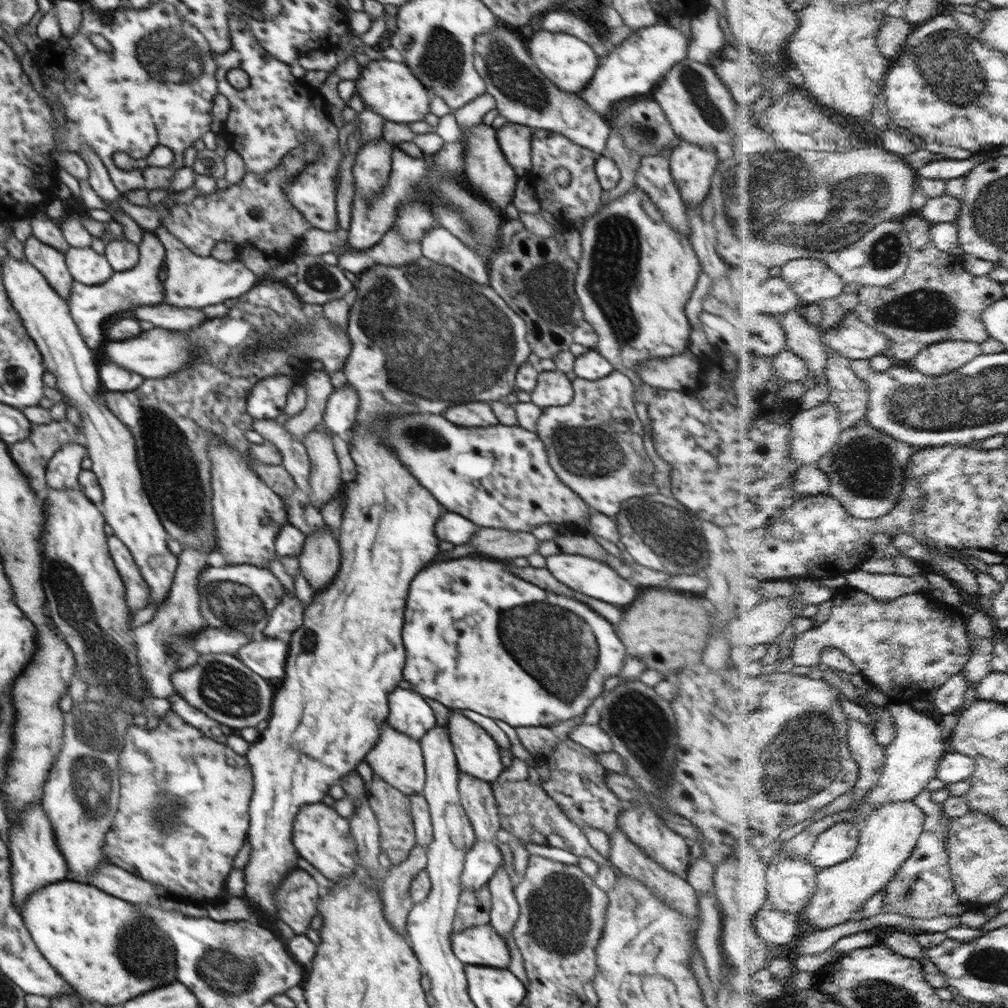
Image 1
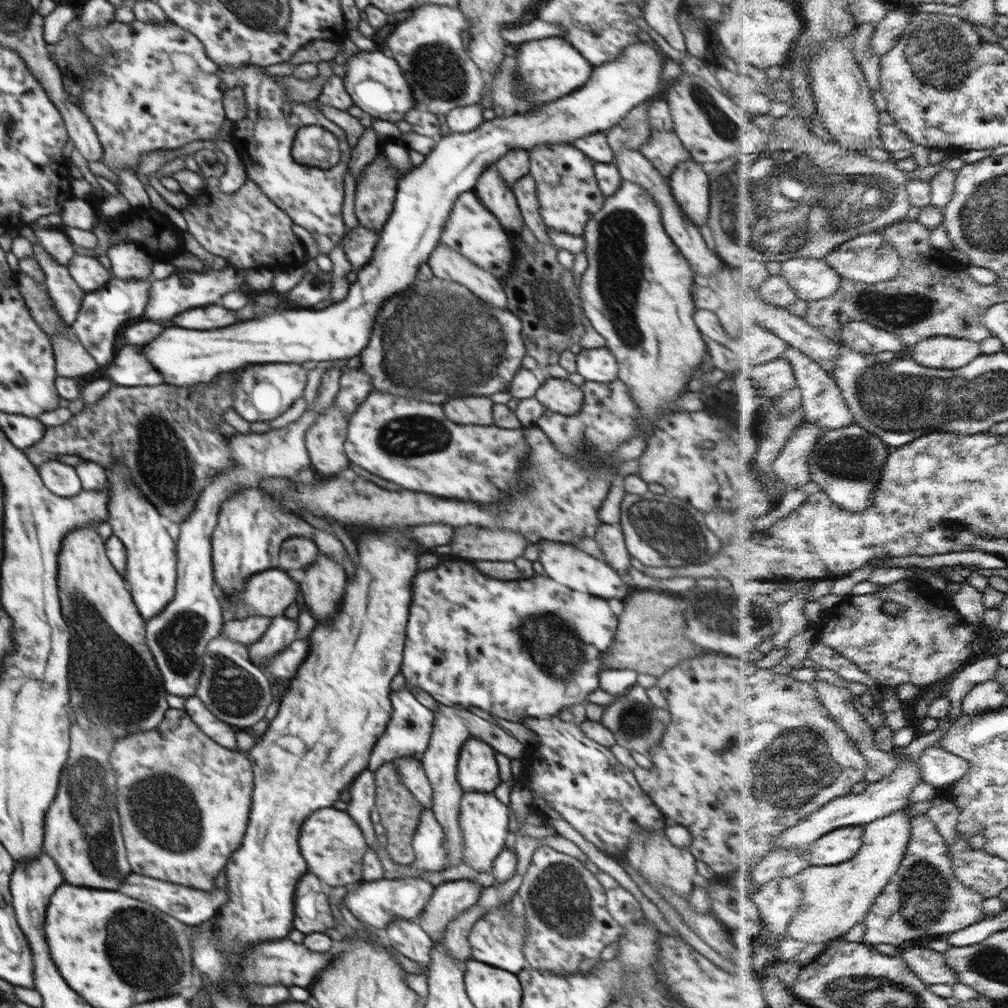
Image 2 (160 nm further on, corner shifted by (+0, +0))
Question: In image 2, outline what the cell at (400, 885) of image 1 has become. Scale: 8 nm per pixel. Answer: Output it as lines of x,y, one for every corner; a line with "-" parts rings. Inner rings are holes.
394,919
383,931
383,935
387,944
419,964
423,974
428,973
433,940
419,926
417,919

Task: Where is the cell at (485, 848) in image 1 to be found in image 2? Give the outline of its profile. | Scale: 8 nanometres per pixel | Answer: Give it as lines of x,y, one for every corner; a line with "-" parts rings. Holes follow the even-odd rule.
470,879
446,881
435,886
417,918
419,926
431,939
444,937
450,921
478,902
483,888

